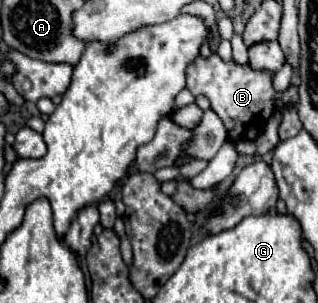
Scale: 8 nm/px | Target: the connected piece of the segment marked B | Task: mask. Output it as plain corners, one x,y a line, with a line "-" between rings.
210,54
210,58
198,56
198,60
194,60
194,64
190,64
190,68
186,70
186,88
194,96
202,94
210,100
212,110
220,116
228,130
230,142
256,140
274,116
278,102
284,104
282,120
278,126
280,140
288,140
302,130
302,122
298,118
298,86
290,84
284,92
278,92
274,88
274,76
270,76
270,72
254,70
250,68
250,64
238,64
234,60
224,62
218,54

